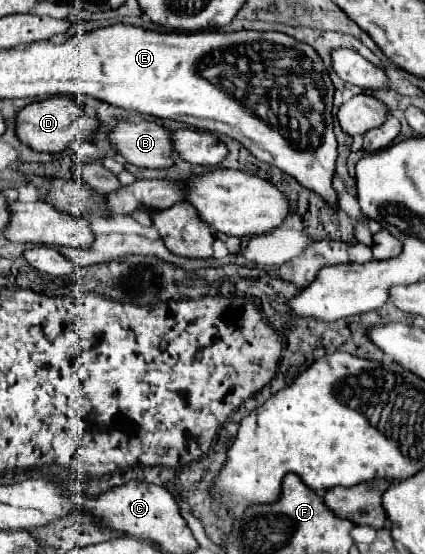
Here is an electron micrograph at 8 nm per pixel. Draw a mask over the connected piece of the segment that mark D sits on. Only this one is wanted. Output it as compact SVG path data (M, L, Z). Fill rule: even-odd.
M49 97L37 103L27 105L25 109L19 111L17 115L17 137L43 153L61 153L63 149L71 147L71 143L79 139L91 141L99 127L99 121L95 117L89 117L79 103L75 103L69 97Z

